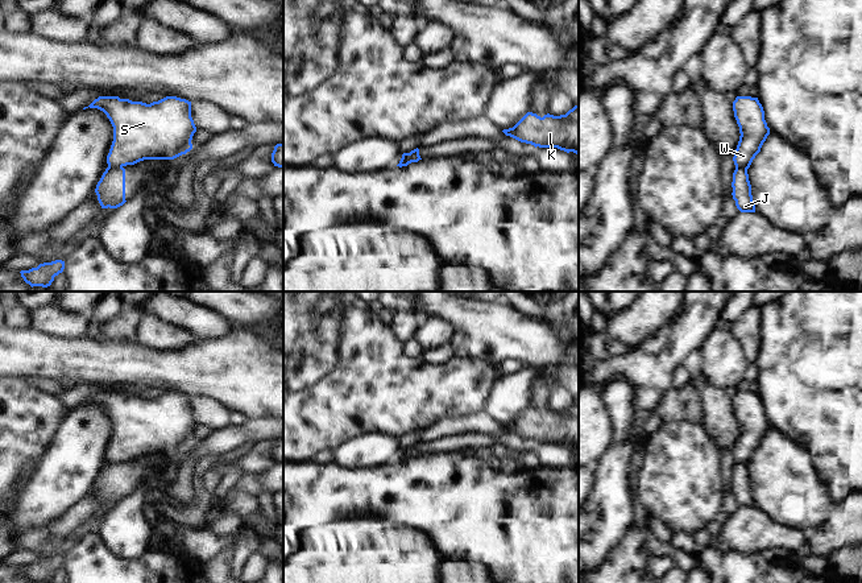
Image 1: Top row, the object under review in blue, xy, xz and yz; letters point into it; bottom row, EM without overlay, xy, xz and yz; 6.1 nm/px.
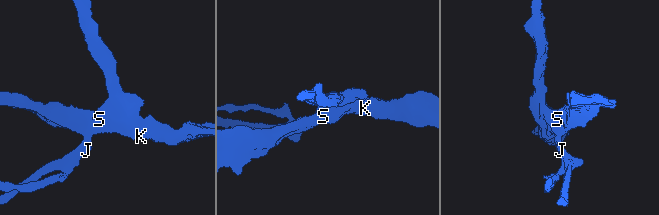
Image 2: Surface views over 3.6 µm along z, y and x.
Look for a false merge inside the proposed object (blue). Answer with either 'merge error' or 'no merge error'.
merge error

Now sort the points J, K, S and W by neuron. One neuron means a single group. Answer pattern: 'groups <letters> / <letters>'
groups J / K S W

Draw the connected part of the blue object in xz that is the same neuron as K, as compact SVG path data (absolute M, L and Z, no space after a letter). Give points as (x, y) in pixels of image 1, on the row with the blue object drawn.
M579 106L560 116L547 113L540 117L527 112L513 128L502 132L535 148L558 148L579 154Z

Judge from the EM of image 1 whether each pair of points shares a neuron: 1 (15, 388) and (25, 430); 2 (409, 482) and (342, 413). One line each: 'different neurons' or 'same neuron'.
1: same neuron
2: different neurons

